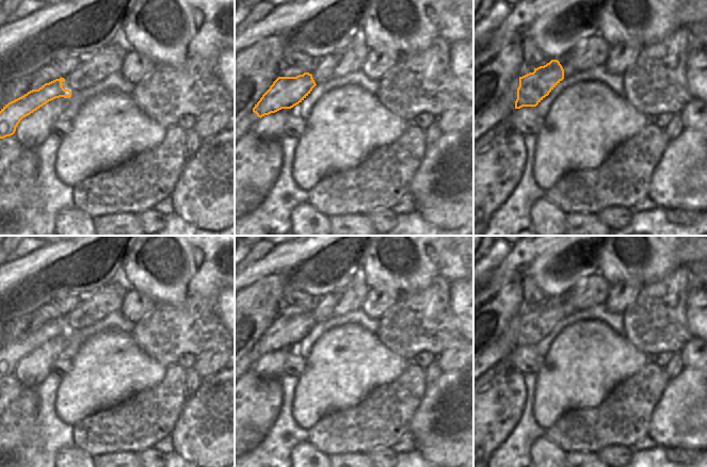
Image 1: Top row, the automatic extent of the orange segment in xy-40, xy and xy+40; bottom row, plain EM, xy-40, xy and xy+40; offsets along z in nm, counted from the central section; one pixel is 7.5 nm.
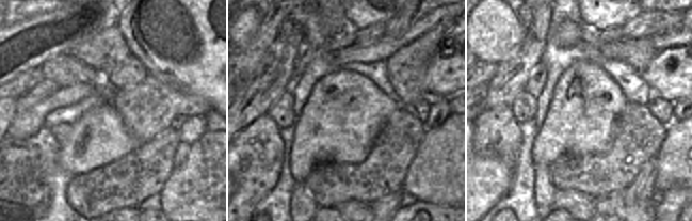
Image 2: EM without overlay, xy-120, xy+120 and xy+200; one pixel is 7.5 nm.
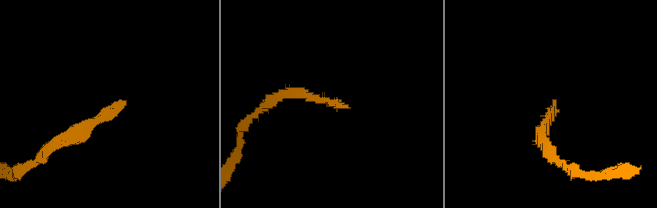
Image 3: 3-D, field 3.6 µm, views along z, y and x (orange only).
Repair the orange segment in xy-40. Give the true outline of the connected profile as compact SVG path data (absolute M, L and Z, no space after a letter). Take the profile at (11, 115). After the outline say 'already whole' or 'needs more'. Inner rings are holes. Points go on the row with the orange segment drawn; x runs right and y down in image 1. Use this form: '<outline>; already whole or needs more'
M119 31L109 45L91 54L65 79L61 77L45 83L5 104L0 111L0 139L13 135L23 117L47 102L60 97L70 98L71 90L92 87L109 75L120 73L129 52L127 48L125 35Z; needs more

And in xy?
M361 31L343 48L318 61L315 70L296 77L278 77L253 108L258 117L291 109L302 102L320 83L343 77L361 68L369 52Z; needs more

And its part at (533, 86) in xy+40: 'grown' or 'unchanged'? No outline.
grown

